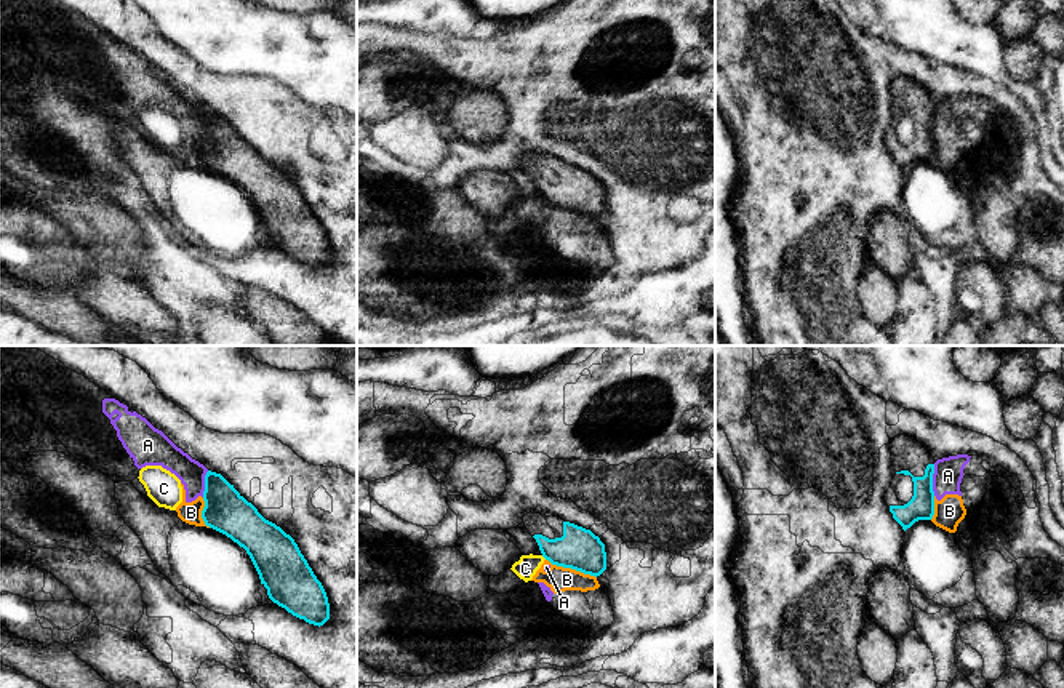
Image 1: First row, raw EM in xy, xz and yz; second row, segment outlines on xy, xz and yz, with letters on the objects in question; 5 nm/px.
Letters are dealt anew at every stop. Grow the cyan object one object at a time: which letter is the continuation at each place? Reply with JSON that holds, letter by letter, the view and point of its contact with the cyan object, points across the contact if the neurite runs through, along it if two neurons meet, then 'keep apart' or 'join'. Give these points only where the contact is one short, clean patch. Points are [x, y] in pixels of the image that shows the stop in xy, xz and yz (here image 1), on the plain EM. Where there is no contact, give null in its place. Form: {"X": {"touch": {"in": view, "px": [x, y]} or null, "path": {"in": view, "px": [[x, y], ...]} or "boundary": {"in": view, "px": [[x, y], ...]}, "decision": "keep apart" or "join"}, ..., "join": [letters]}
{"A": {"touch": {"in": "yz", "px": [932, 122]}, "boundary": {"in": "yz", "px": [[935, 106], [933, 136]]}, "decision": "keep apart"}, "B": {"touch": {"in": "xz", "px": [572, 210]}, "decision": "keep apart"}, "C": {"touch": {"in": "xz", "px": [544, 199]}, "boundary": {"in": "xz", "px": [[541, 197], [546, 200]]}, "decision": "keep apart"}, "join": []}

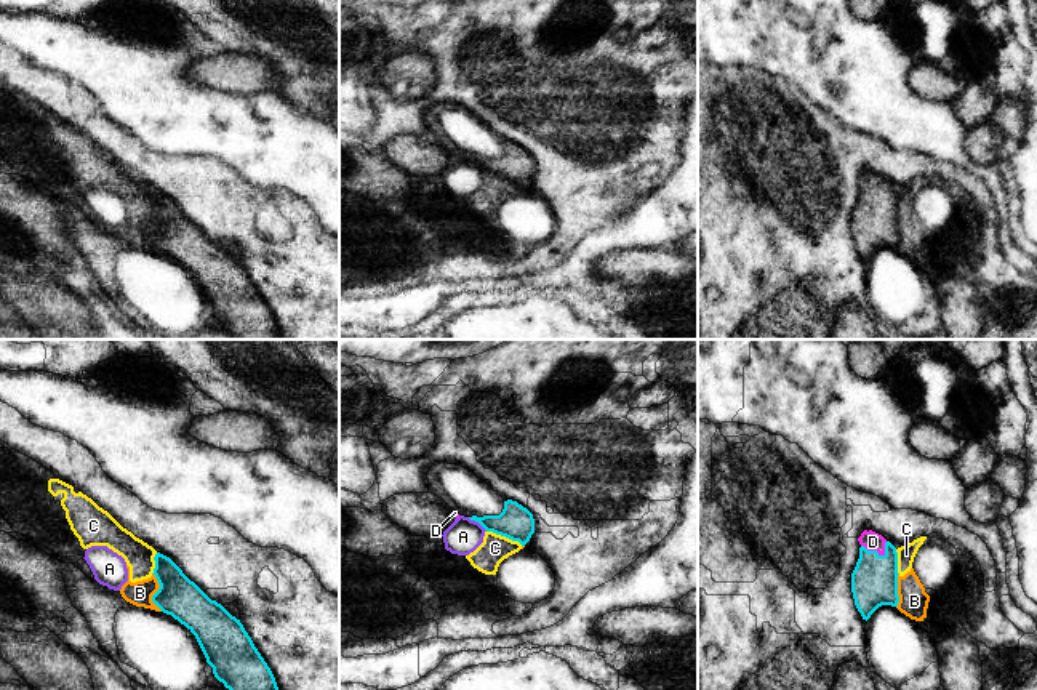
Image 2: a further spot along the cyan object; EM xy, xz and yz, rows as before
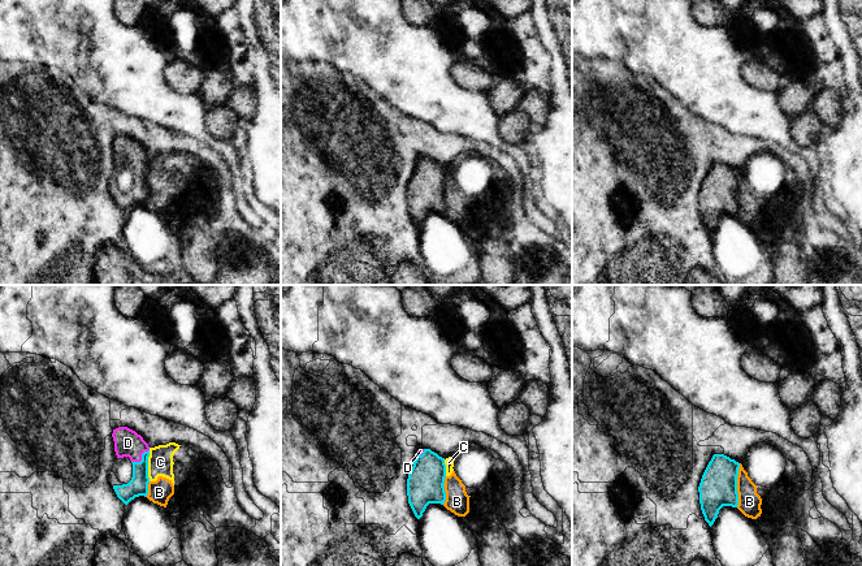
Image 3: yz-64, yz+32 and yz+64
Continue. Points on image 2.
{"A": {"touch": {"in": "xz", "px": [477, 162]}, "boundary": {"in": "xz", "px": [[468, 159], [487, 172]]}, "decision": "keep apart"}, "B": {"touch": {"in": "xy", "px": [156, 234]}, "decision": "keep apart"}, "C": {"touch": {"in": "xz", "px": [504, 176]}, "boundary": {"in": "xz", "px": [[487, 172], [517, 181], [522, 186]]}, "decision": "keep apart"}, "D": {"touch": {"in": "yz", "px": [874, 192]}, "path": {"in": "yz", "px": [[874, 223], [874, 192], [872, 183]]}, "decision": "join"}, "join": ["D"]}

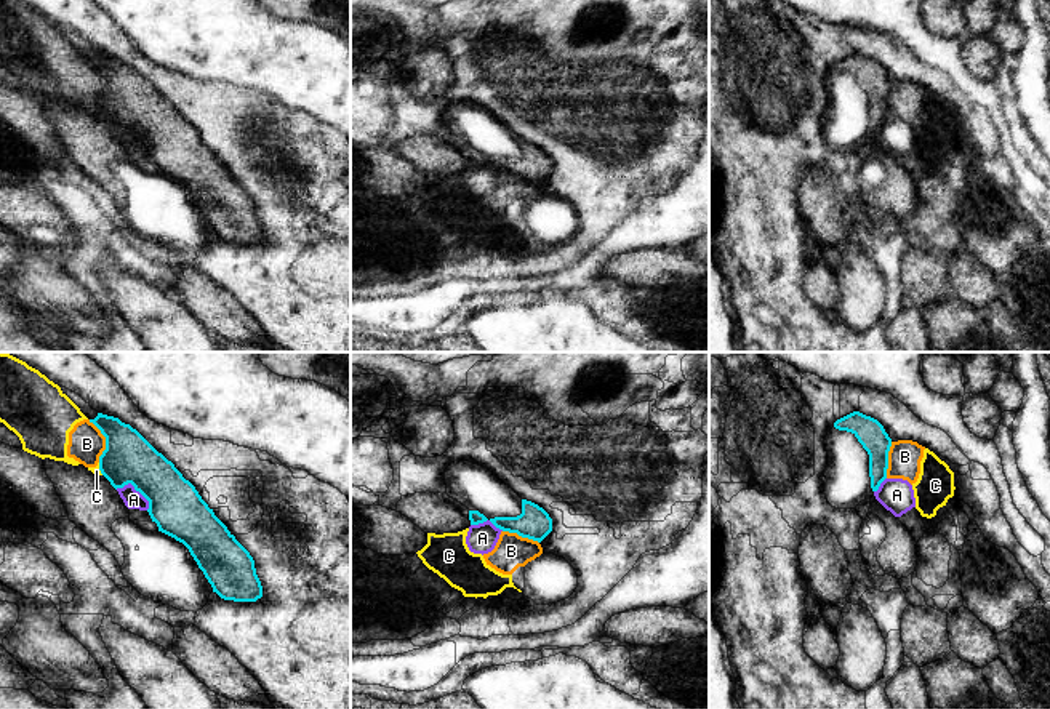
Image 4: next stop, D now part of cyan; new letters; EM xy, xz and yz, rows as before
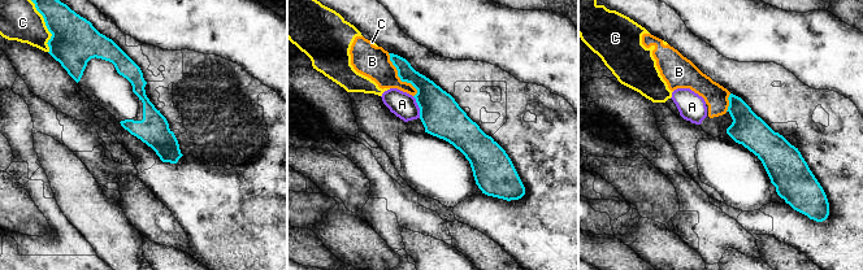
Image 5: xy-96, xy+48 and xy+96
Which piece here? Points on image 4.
{"A": {"touch": {"in": "xy", "px": [136, 132]}, "boundary": {"in": "xy", "px": [[116, 130], [130, 125], [148, 143], [148, 151]]}, "decision": "keep apart"}, "B": {"touch": {"in": "xy", "px": [106, 82]}, "decision": "keep apart"}, "C": {"touch": {"in": "xy", "px": [100, 111]}, "decision": "keep apart"}, "join": []}

